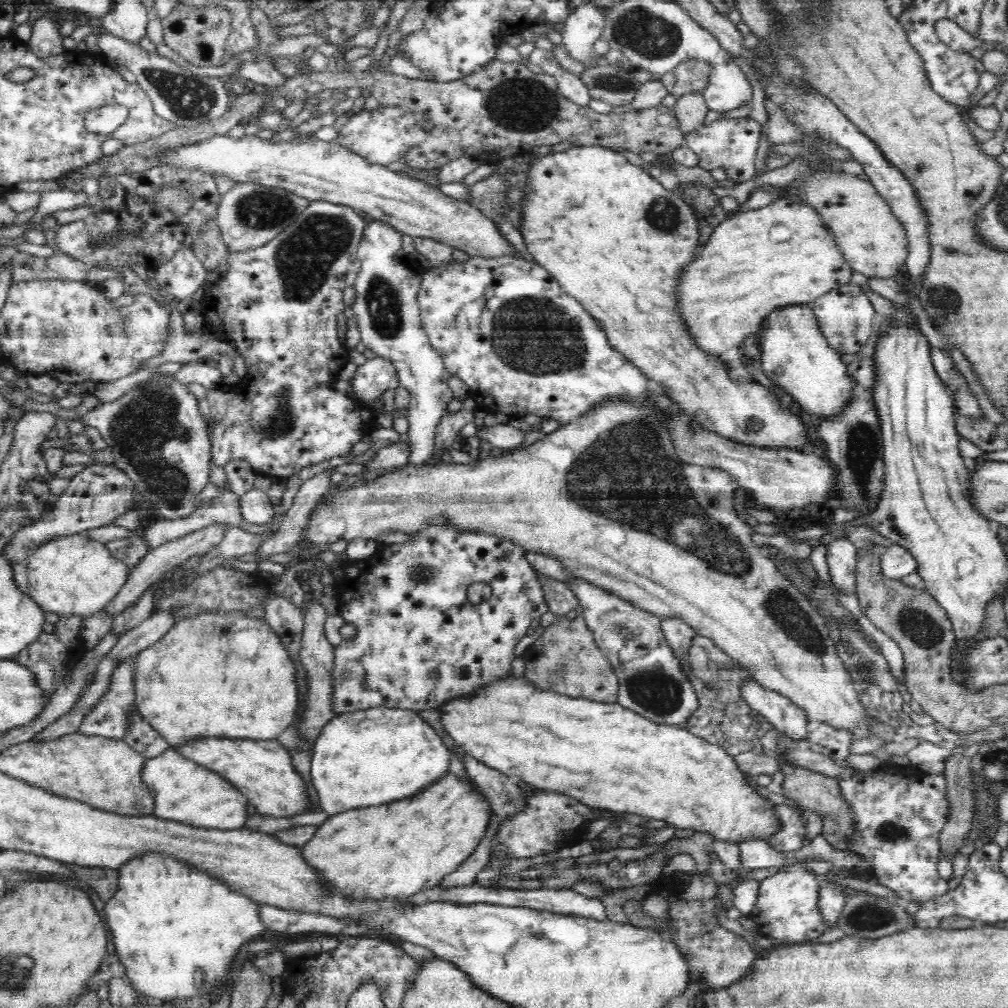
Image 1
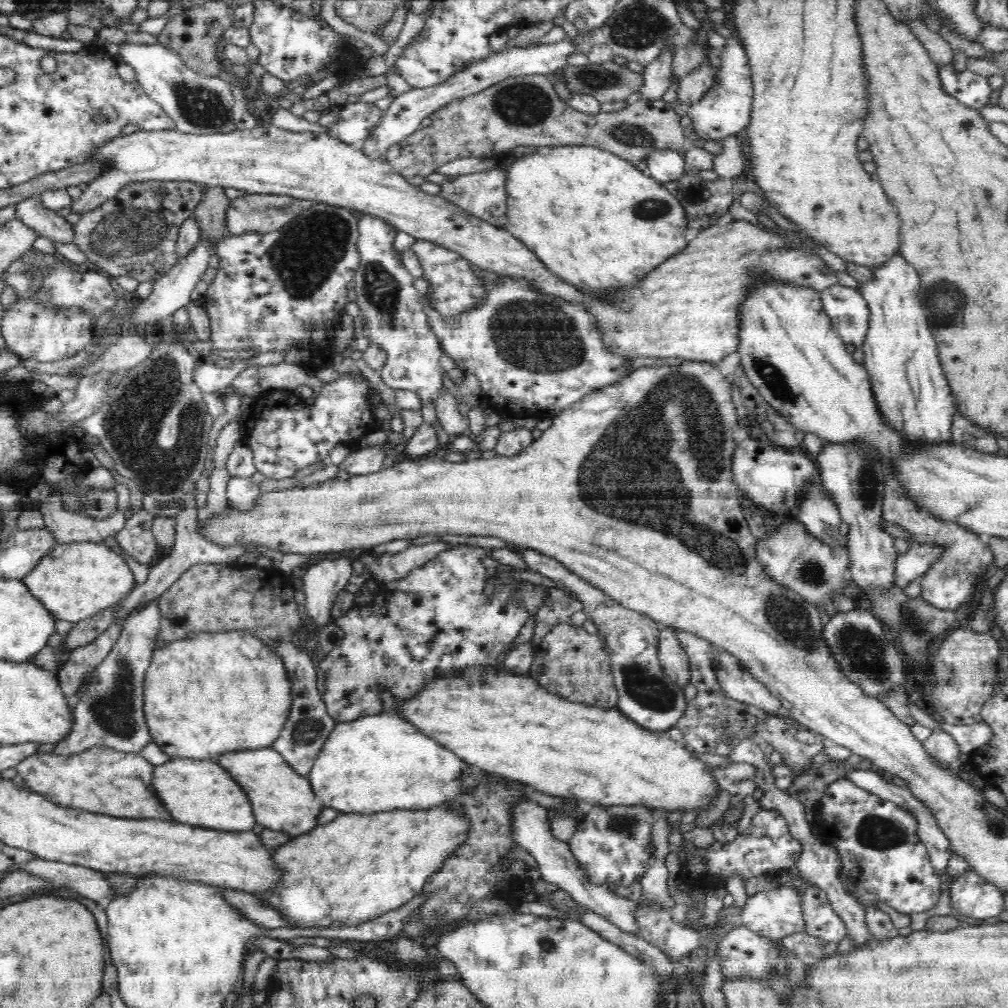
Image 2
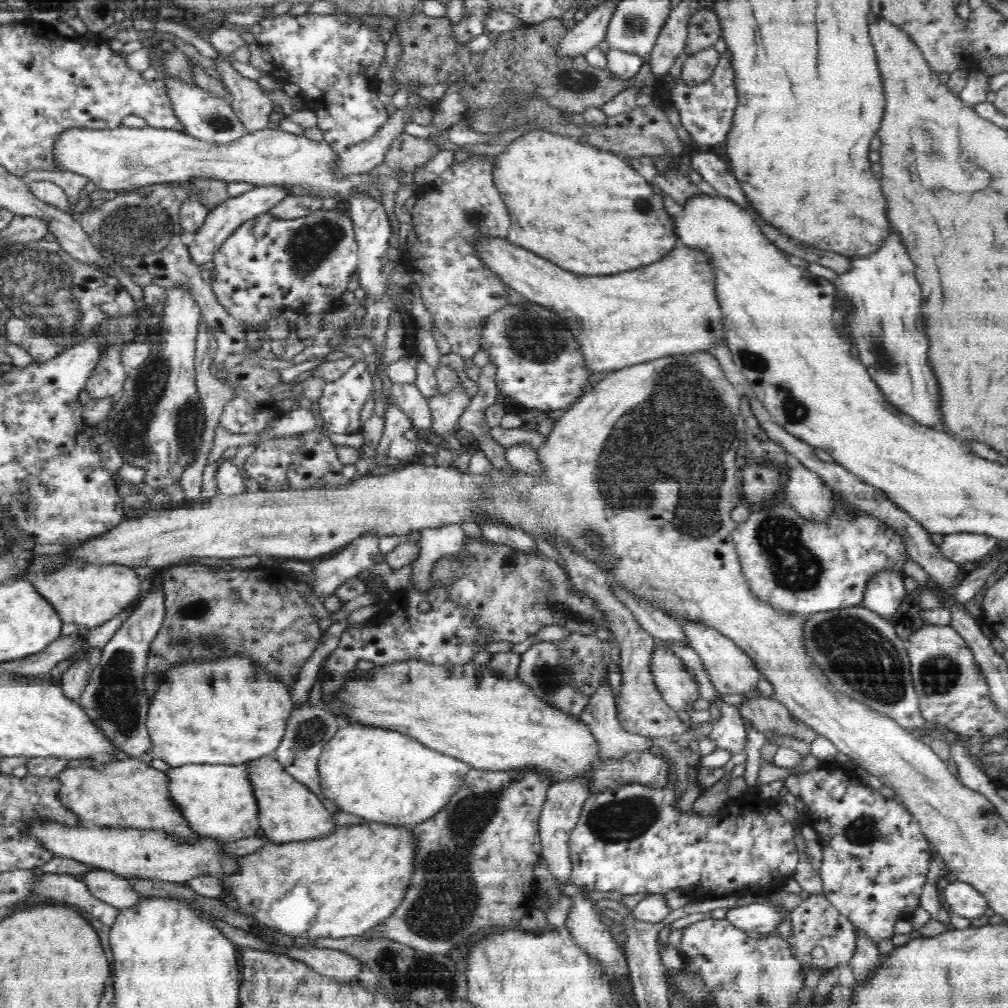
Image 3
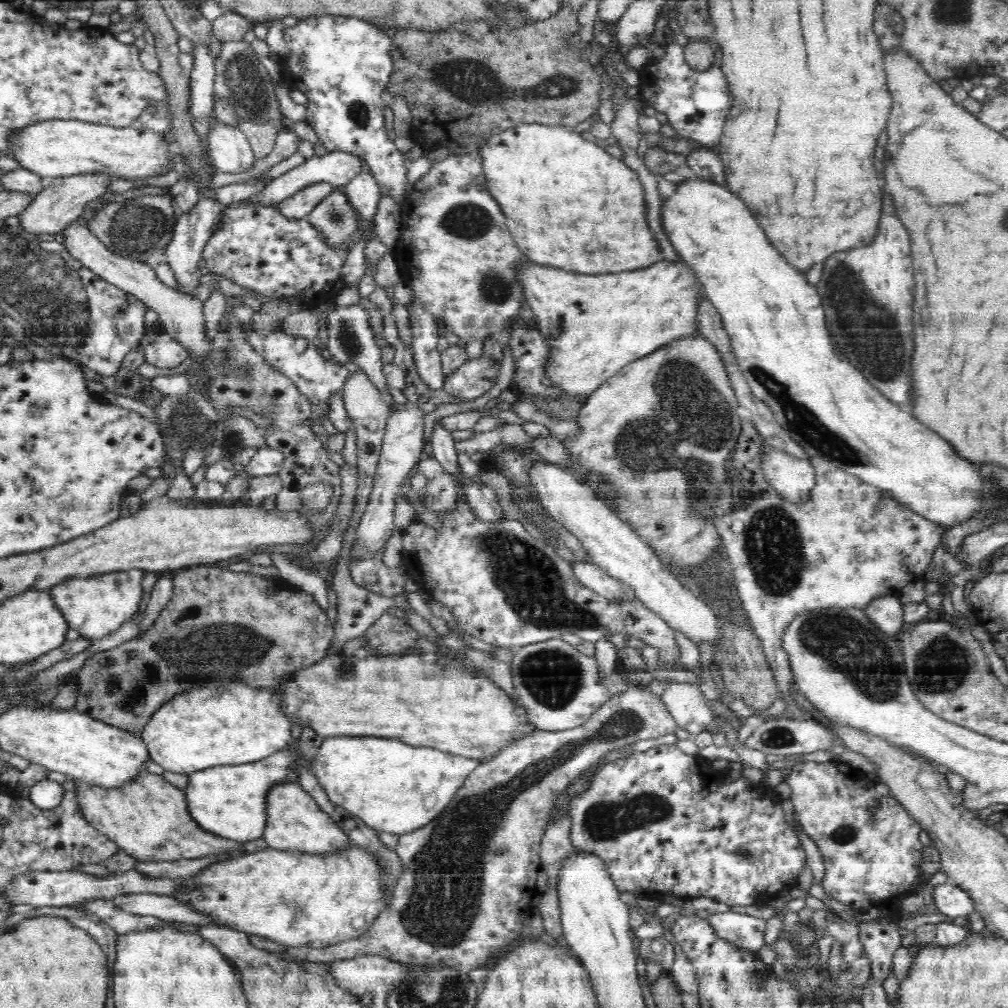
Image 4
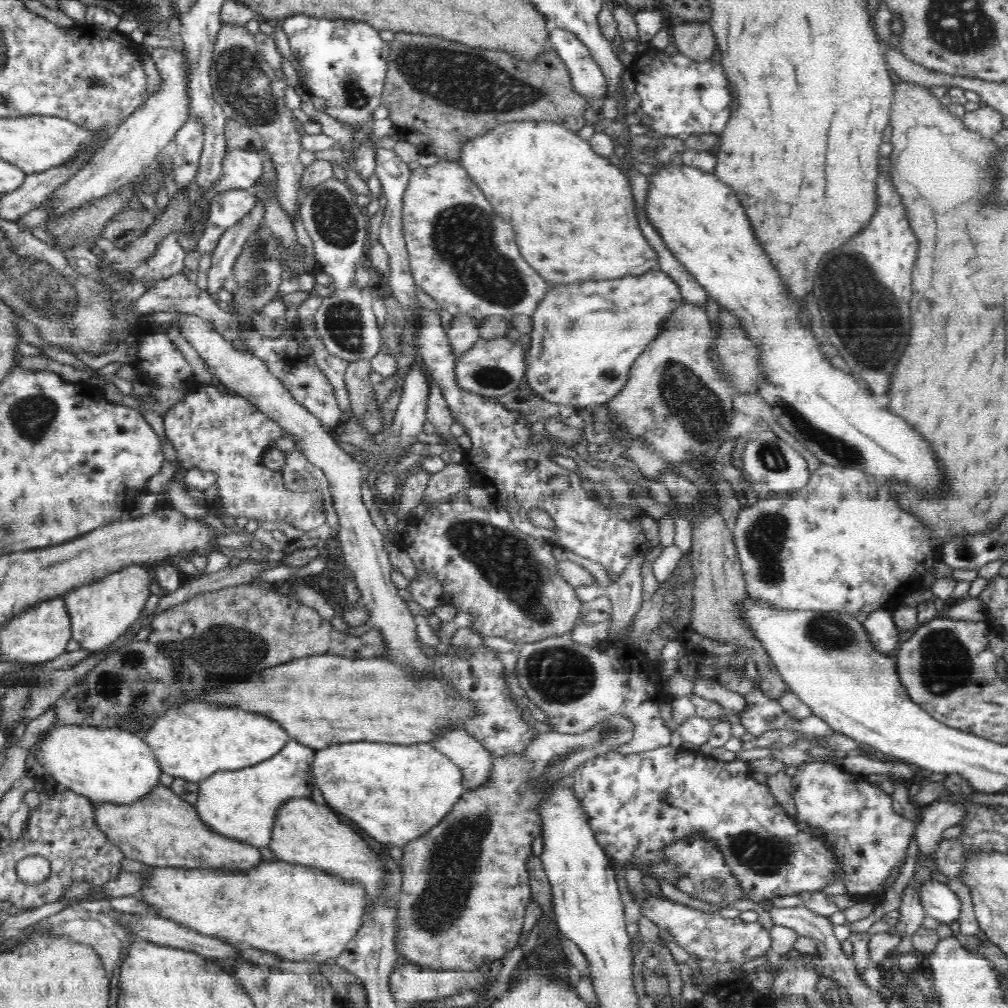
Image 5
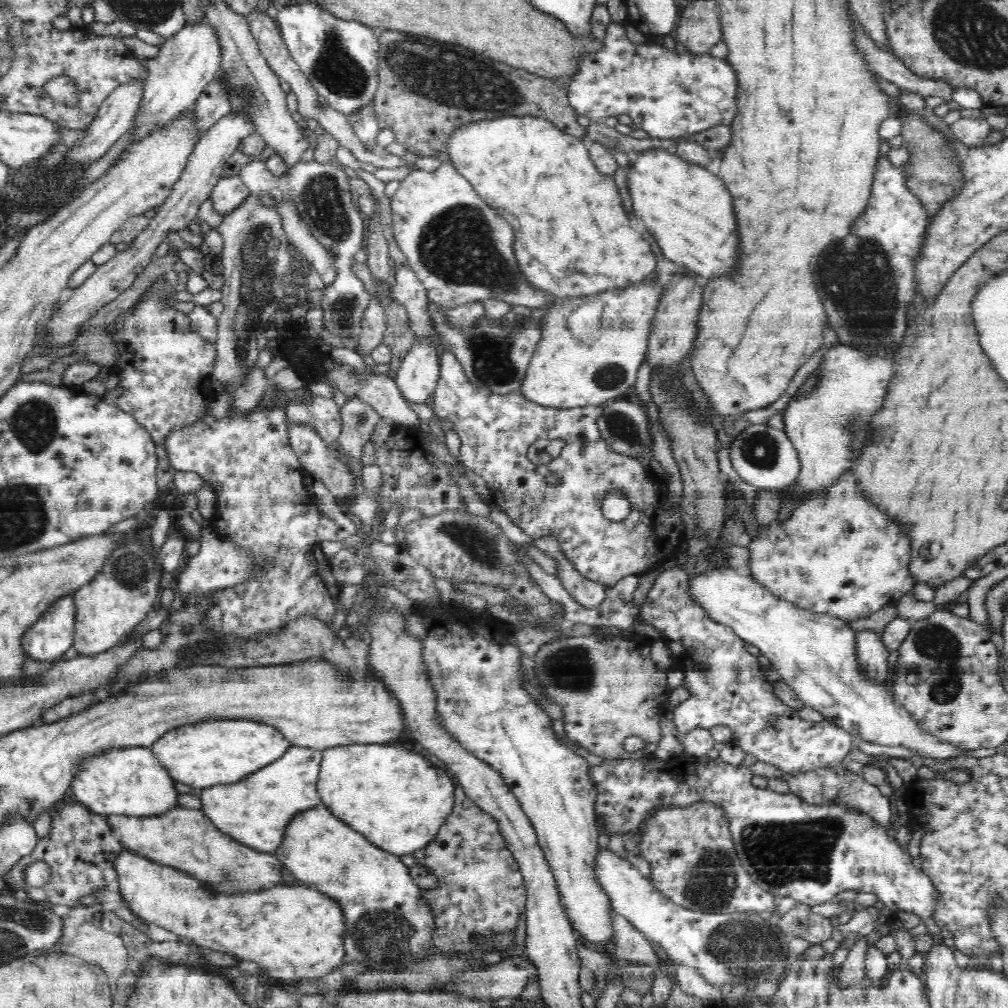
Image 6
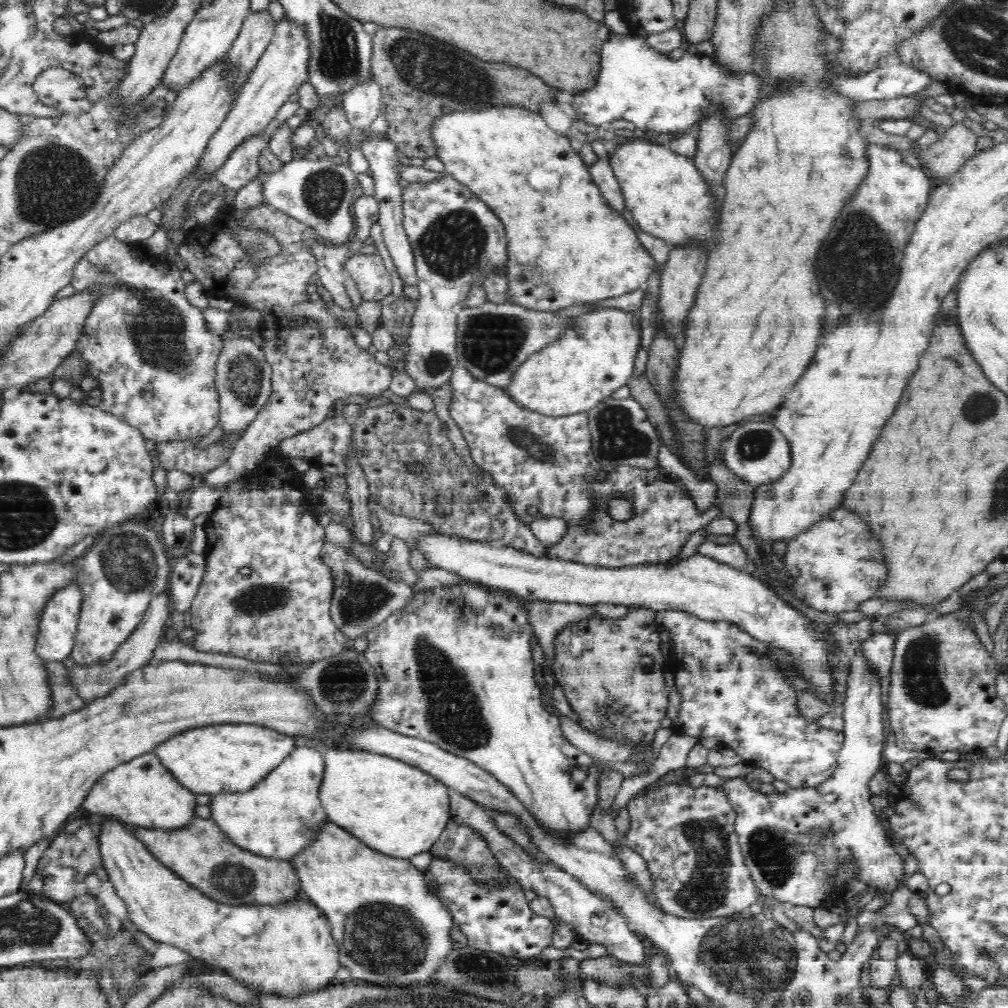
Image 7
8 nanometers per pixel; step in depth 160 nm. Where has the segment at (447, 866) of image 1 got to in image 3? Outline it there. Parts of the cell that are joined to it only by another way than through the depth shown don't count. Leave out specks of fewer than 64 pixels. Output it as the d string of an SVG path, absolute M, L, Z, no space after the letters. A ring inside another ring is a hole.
M364 821L363 825L352 825L351 827L348 825L336 826L334 832L328 836L283 844L268 843L256 852L243 856L241 858L243 870L238 875L232 876L231 879L220 879L224 894L222 894L222 898L217 898L217 900L222 901L224 905L236 913L251 916L265 926L295 938L314 940L316 938L361 936L380 921L387 919L404 902L404 894L406 894L406 889L410 886L410 879L414 874L414 856L416 856L416 835L412 833L411 828L394 828L394 826L378 824L378 821Z

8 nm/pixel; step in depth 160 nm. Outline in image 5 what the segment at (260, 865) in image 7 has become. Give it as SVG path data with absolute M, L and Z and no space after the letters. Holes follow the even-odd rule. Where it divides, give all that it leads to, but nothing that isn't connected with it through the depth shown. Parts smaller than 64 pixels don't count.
M156 784L140 800L129 803L100 801L93 806L96 826L121 849L125 859L148 867L180 869L248 870L262 862L257 847L218 836L198 816L195 805L170 787Z

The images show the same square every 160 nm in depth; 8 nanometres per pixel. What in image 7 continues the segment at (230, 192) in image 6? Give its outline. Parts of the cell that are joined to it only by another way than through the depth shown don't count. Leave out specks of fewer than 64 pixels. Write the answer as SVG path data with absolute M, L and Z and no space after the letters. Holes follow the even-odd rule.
M262 133L240 143L227 163L215 172L218 182L235 192L246 186L261 172L258 162L262 152L268 148L269 142L262 137Z

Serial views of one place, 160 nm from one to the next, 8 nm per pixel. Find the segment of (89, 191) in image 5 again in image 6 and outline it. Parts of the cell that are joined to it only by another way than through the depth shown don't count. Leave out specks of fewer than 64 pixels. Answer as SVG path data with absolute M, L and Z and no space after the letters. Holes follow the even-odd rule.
M187 24L165 41L157 56L144 62L148 67L148 80L143 85L144 96L137 105L133 124L129 128L134 131L134 136L128 142L128 147L134 141L138 142L152 131L167 125L174 117L190 108L190 105L194 105L200 93L216 77L220 58L220 41L216 29L210 24Z

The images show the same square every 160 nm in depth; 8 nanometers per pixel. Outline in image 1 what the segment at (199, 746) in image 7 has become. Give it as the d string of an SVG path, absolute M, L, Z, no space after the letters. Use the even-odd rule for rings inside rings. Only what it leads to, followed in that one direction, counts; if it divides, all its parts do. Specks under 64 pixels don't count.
M206 609L176 621L164 637L154 641L148 648L136 654L136 659L133 661L133 670L133 690L134 695L136 695L137 710L141 717L156 732L159 732L160 736L166 739L166 742L172 749L176 745L185 743L192 737L247 737L250 740L272 740L291 726L291 722L295 719L295 714L299 707L299 687L298 683L296 683L296 680L298 680L298 673L296 673L298 672L298 665L295 664L292 655L290 655L288 649L282 643L279 634L276 634L264 617L248 615L242 609L232 609L225 613L214 613L212 609Z

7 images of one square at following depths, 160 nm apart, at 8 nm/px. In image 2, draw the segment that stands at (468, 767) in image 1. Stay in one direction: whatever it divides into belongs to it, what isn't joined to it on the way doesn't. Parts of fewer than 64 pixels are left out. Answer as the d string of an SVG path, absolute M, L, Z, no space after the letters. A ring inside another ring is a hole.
M518 800L516 806L512 808L511 836L515 838L519 847L526 849L536 859L542 879L546 883L558 885L560 889L568 892L570 897L580 906L604 917L622 932L639 934L640 925L635 918L635 913L639 908L638 904L614 894L613 887L594 885L588 881L588 875L582 871L582 865L574 859L568 844L560 842L554 837L552 825L548 820L548 812L546 807L530 800Z

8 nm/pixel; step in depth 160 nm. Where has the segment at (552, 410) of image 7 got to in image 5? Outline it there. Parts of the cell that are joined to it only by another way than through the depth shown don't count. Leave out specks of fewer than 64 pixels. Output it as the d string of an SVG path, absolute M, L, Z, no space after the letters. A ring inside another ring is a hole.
M653 269L638 276L622 276L612 280L548 282L544 297L532 314L530 352L526 355L525 380L528 387L544 401L564 404L575 409L604 404L621 392L629 370L646 347L660 334L668 320L684 300L679 285L662 269Z

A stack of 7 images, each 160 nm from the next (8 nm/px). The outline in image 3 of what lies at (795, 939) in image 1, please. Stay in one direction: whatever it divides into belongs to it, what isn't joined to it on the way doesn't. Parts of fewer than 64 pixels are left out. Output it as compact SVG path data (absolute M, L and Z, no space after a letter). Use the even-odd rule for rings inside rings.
M750 904L728 910L725 919L747 934L767 936L782 922L782 916L770 904Z

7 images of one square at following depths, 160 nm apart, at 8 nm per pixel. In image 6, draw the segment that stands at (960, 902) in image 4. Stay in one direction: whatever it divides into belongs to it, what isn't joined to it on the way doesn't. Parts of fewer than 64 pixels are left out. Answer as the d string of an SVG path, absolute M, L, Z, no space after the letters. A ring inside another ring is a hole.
M631 754L629 757L596 760L596 764L588 764L588 776L593 790L596 790L593 804L596 818L601 820L608 841L610 836L622 834L624 840L636 840L638 844L638 836L650 830L648 822L658 816L656 810L660 807L686 808L695 802L706 801L724 809L737 858L752 881L772 897L790 897L798 903L812 907L835 900L836 894L843 890L871 892L878 897L878 905L889 916L894 912L904 911L918 915L921 919L934 919L937 905L943 900L934 882L917 868L917 864L904 852L904 848L893 843L893 840L888 840L884 832L876 832L876 828L872 828L868 820L844 816L840 808L808 808L808 803L800 804L800 800L796 800L796 795L792 793L782 794L770 789L754 788L750 784L750 768L744 765L728 764L719 758L699 760L688 754Z

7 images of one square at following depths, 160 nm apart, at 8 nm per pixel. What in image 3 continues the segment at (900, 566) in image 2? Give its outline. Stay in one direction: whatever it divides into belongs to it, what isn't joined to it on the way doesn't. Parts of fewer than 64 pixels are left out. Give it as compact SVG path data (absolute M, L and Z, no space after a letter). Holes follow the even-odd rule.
M952 533L944 535L938 551L940 551L940 556L960 565L981 560L994 550L998 541L992 536L980 533Z

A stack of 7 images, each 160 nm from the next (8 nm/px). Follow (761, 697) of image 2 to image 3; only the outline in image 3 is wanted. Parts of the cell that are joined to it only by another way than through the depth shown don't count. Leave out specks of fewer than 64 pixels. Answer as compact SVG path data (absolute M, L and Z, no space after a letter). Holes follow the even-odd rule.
M684 618L678 619L677 623L684 631L684 637L689 645L700 655L704 670L708 673L710 682L715 689L724 694L747 693L756 687L760 671L752 664L752 660L736 646L736 643L718 635L716 631L710 631L710 628L696 624L696 622L685 622Z

